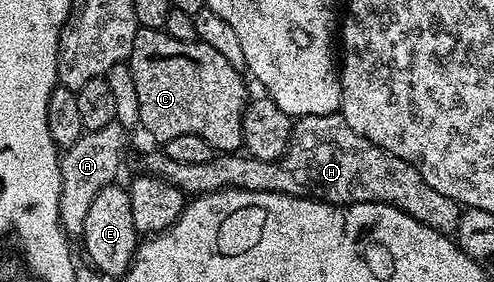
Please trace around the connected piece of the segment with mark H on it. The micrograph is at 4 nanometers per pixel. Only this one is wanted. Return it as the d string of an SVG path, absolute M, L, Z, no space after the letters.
M339 113L329 115L309 115L298 118L291 126L291 143L287 152L278 161L262 161L256 157L240 155L238 152L216 156L209 163L176 163L161 151L155 151L151 157L150 172L156 177L165 179L176 185L185 195L215 193L218 189L248 189L249 191L269 191L270 193L287 193L290 197L310 197L327 201L331 205L356 205L357 203L381 203L389 207L397 207L405 211L413 219L417 219L425 227L433 227L438 233L454 234L461 206L453 199L441 195L441 191L433 191L425 179L405 159L397 159L397 155L387 153L381 147L369 143Z

